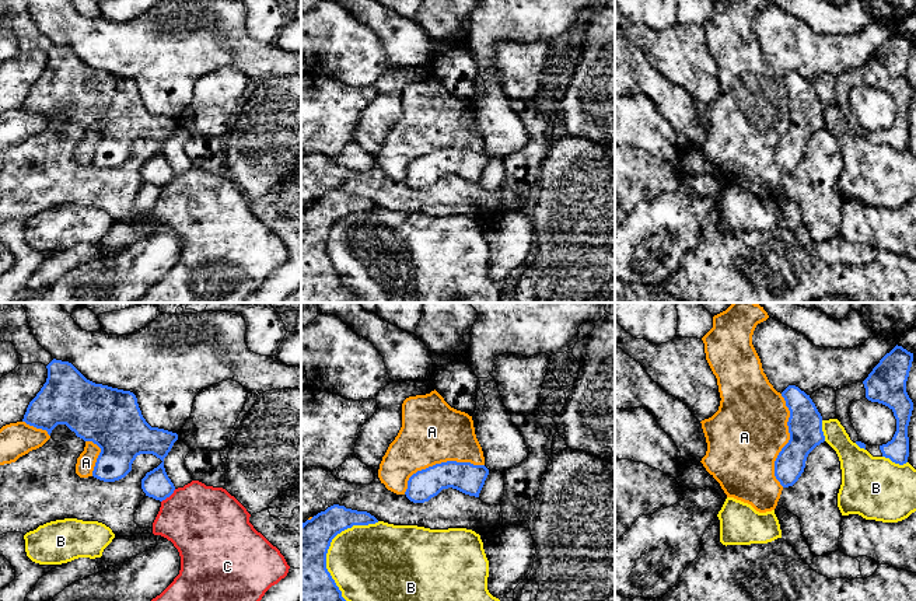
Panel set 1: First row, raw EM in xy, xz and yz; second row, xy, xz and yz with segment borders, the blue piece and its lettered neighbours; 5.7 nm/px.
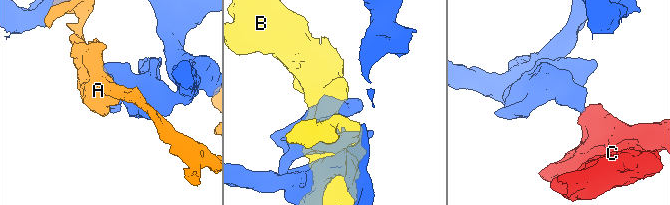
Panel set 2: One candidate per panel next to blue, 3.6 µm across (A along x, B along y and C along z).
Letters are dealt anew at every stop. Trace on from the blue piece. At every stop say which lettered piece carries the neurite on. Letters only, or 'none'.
none

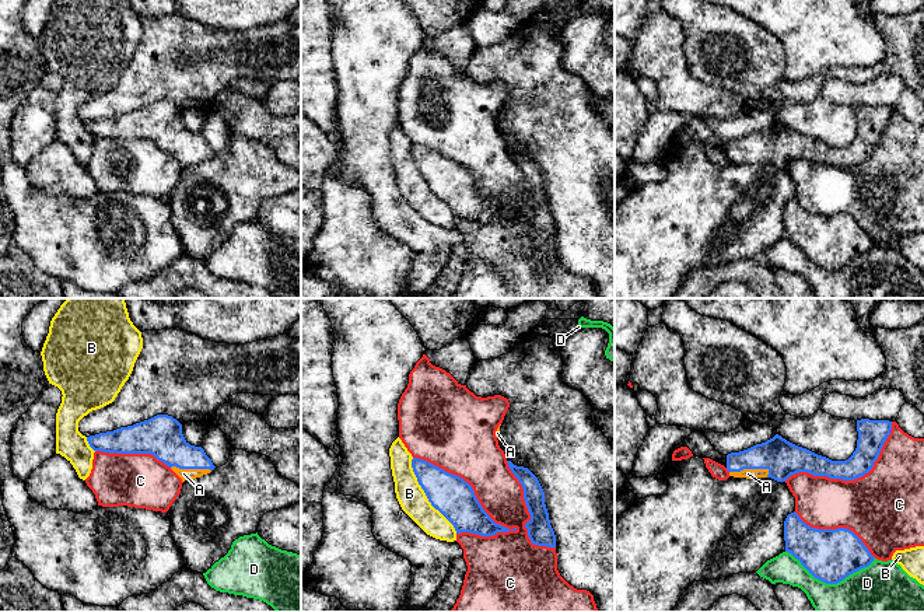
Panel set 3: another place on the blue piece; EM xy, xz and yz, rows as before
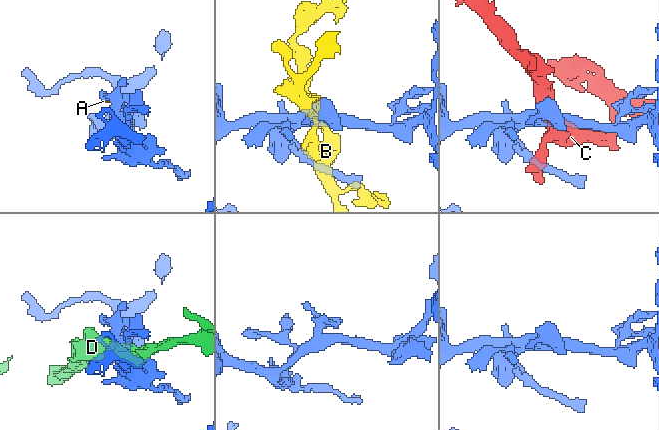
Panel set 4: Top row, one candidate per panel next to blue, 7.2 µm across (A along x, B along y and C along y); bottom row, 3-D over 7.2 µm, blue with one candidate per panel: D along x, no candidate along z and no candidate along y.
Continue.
A

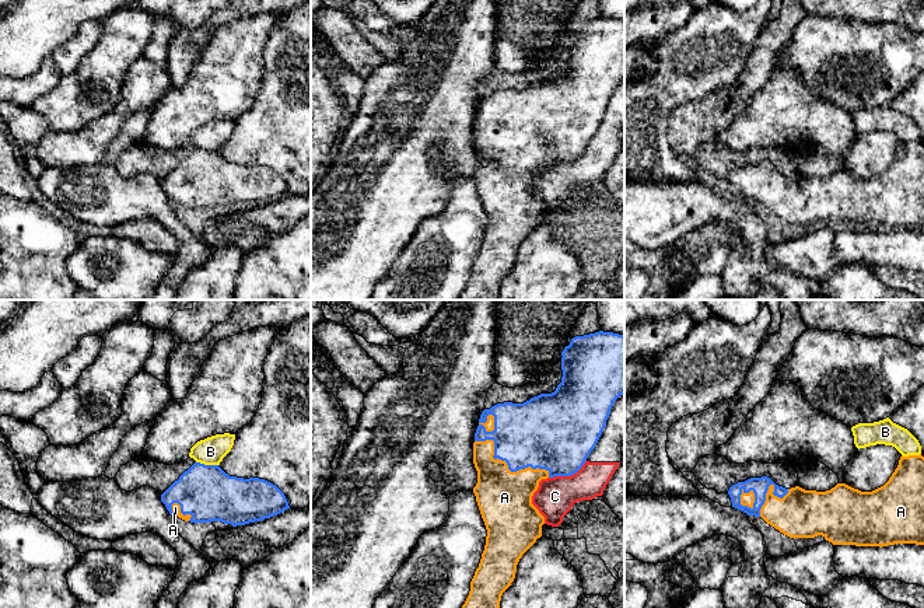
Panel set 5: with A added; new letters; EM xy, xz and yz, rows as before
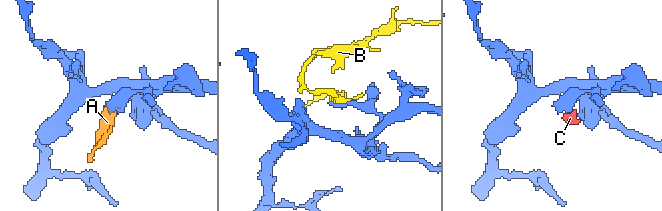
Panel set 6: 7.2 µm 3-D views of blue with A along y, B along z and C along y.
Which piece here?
A

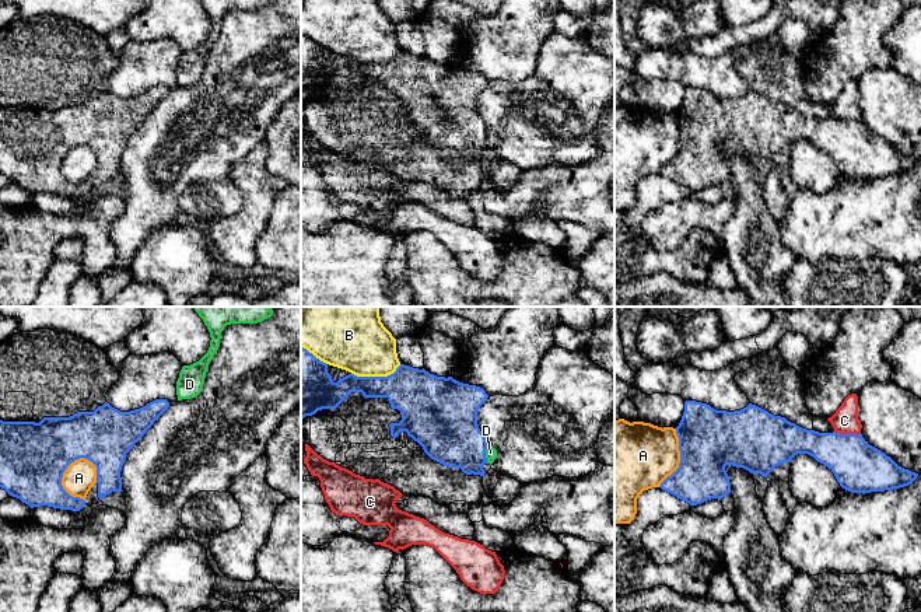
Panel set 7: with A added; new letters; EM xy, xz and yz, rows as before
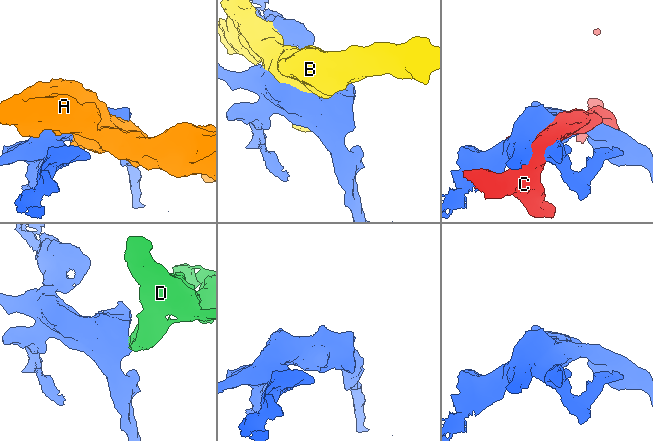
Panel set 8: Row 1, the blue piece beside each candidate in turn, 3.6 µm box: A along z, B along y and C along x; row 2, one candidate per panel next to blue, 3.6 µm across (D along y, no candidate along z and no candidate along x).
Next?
none

